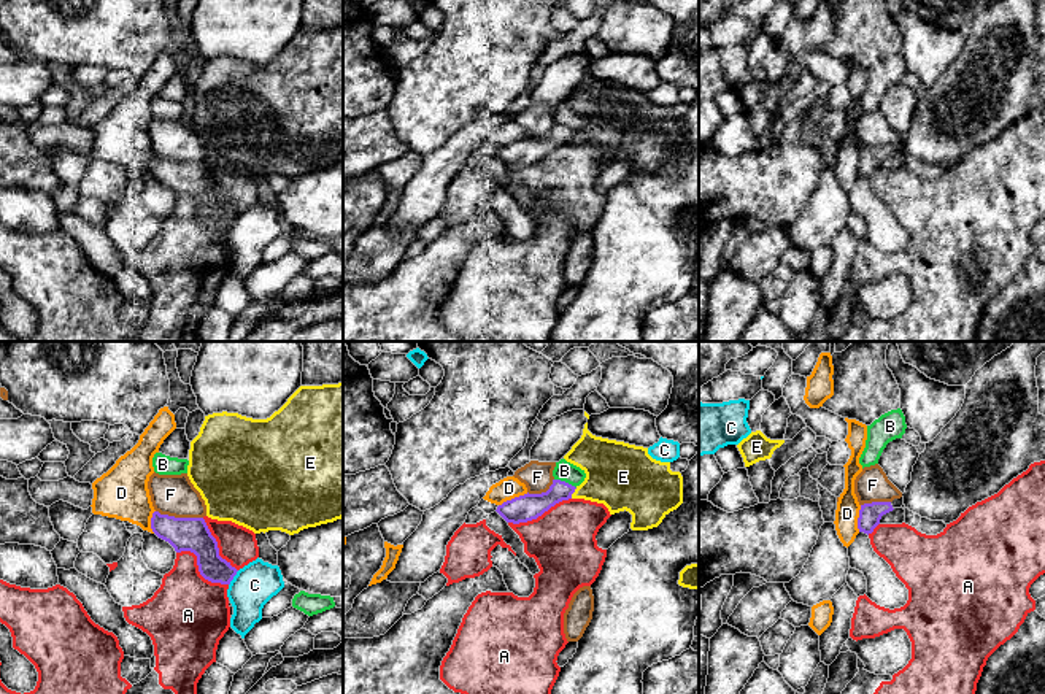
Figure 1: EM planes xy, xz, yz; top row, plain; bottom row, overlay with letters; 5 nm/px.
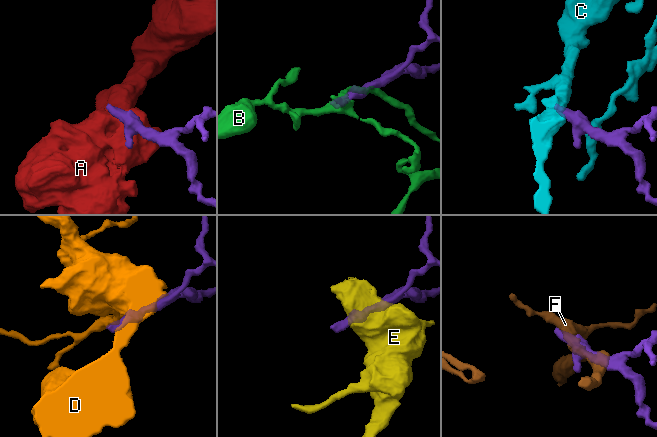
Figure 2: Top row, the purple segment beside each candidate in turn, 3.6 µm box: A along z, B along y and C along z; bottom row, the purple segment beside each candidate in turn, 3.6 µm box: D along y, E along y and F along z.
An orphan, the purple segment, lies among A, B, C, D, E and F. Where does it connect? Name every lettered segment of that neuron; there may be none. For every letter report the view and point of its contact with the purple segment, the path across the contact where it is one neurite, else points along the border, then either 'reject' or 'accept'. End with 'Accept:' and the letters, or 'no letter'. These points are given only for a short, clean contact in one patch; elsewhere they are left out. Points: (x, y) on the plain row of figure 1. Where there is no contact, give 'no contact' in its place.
A: xy (199, 213) | reject
B: xz (564, 126) | reject
C: xy (232, 223) | along xy (239, 215), (229, 229) | reject
D: xz (515, 142) | reject
E: xz (574, 135) | along xz (577, 132), (570, 142) | reject
F: xy (180, 162) | reject
Accept: no letter

